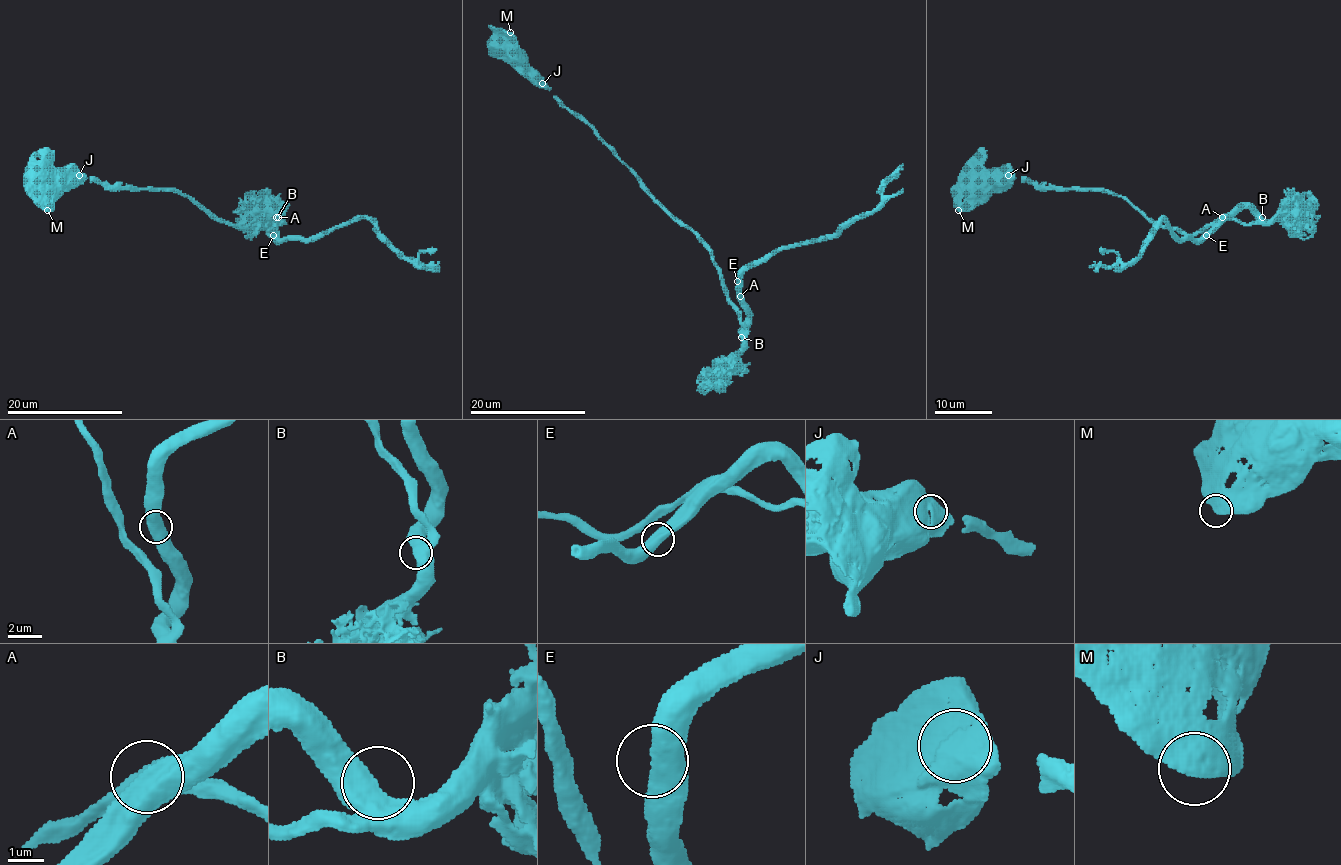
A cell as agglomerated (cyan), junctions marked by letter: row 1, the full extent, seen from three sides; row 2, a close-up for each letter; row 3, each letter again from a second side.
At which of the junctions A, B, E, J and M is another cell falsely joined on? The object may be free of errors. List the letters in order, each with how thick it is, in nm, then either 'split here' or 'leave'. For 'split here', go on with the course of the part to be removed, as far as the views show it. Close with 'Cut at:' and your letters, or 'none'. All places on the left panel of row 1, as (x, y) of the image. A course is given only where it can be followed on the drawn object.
A: 550 nm thick; leave
B: 500 nm thick; leave
E: 500 nm thick; leave
J: 650 nm thick; leave
M: 700 nm thick; leave
Cut at: none

